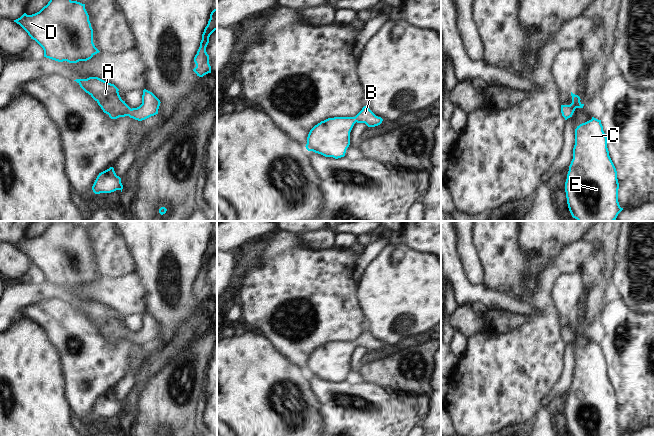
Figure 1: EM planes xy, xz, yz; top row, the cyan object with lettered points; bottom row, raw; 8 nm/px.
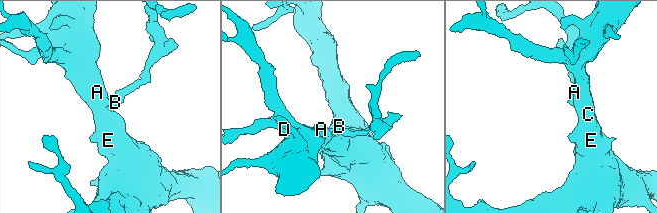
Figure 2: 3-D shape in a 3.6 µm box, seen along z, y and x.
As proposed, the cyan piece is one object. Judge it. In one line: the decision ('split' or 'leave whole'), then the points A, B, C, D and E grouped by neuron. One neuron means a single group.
leave whole; groups A B C D E

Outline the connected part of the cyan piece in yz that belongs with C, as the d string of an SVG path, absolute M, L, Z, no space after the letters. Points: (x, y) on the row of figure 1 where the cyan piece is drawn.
M592 117L575 129L573 159L565 182L567 204L572 217L578 221L615 221L623 210L618 202L618 189L617 171L609 156L601 120Z

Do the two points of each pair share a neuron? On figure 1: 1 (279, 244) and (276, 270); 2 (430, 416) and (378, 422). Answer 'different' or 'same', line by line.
1: same
2: different

